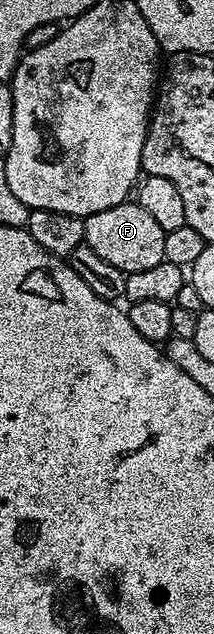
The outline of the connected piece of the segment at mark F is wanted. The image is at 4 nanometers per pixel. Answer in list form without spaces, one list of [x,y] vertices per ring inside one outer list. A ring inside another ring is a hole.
[[[127,201],[112,209],[100,209],[100,213],[85,216],[85,246],[96,253],[96,257],[104,257],[108,265],[116,265],[116,269],[124,272],[152,269],[152,265],[164,262],[164,237],[166,231],[136,201]]]

